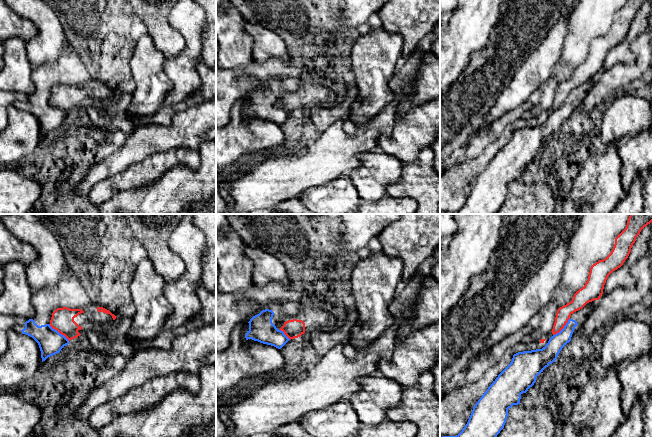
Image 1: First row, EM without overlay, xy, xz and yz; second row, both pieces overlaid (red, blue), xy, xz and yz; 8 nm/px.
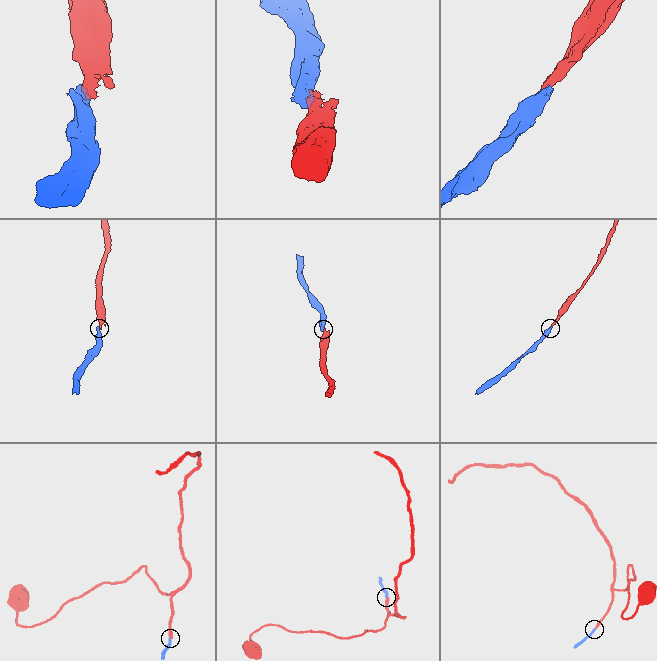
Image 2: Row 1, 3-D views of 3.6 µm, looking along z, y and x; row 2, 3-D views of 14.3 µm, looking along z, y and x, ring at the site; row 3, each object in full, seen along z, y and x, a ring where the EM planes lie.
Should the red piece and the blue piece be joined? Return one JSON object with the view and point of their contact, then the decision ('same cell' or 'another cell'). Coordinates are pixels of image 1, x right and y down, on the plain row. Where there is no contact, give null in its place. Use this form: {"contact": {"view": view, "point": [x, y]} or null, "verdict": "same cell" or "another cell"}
{"contact": {"view": "xy", "point": [59, 108]}, "verdict": "another cell"}

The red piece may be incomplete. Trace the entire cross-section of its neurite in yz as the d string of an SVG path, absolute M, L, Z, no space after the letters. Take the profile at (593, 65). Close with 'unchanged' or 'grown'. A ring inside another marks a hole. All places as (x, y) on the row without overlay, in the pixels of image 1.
M626 1L626 4L615 14L611 29L605 35L599 36L591 42L585 61L574 70L571 78L557 86L553 105L550 109L540 112L533 118L524 116L518 119L508 125L501 135L489 144L480 155L465 158L461 163L447 168L440 175L440 214L456 212L462 207L475 180L498 151L511 139L514 130L542 125L553 111L564 104L574 88L582 85L587 79L600 75L608 52L623 41L637 12L647 1Z | grown

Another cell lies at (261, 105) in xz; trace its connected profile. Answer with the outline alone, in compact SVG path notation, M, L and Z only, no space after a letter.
M285 77L281 79L281 81L274 88L269 85L262 86L259 90L250 95L248 98L249 103L244 105L246 119L258 117L260 119L281 125L290 115L284 110L283 107L278 106L276 103L286 94L296 92L301 86L302 80L294 77Z

